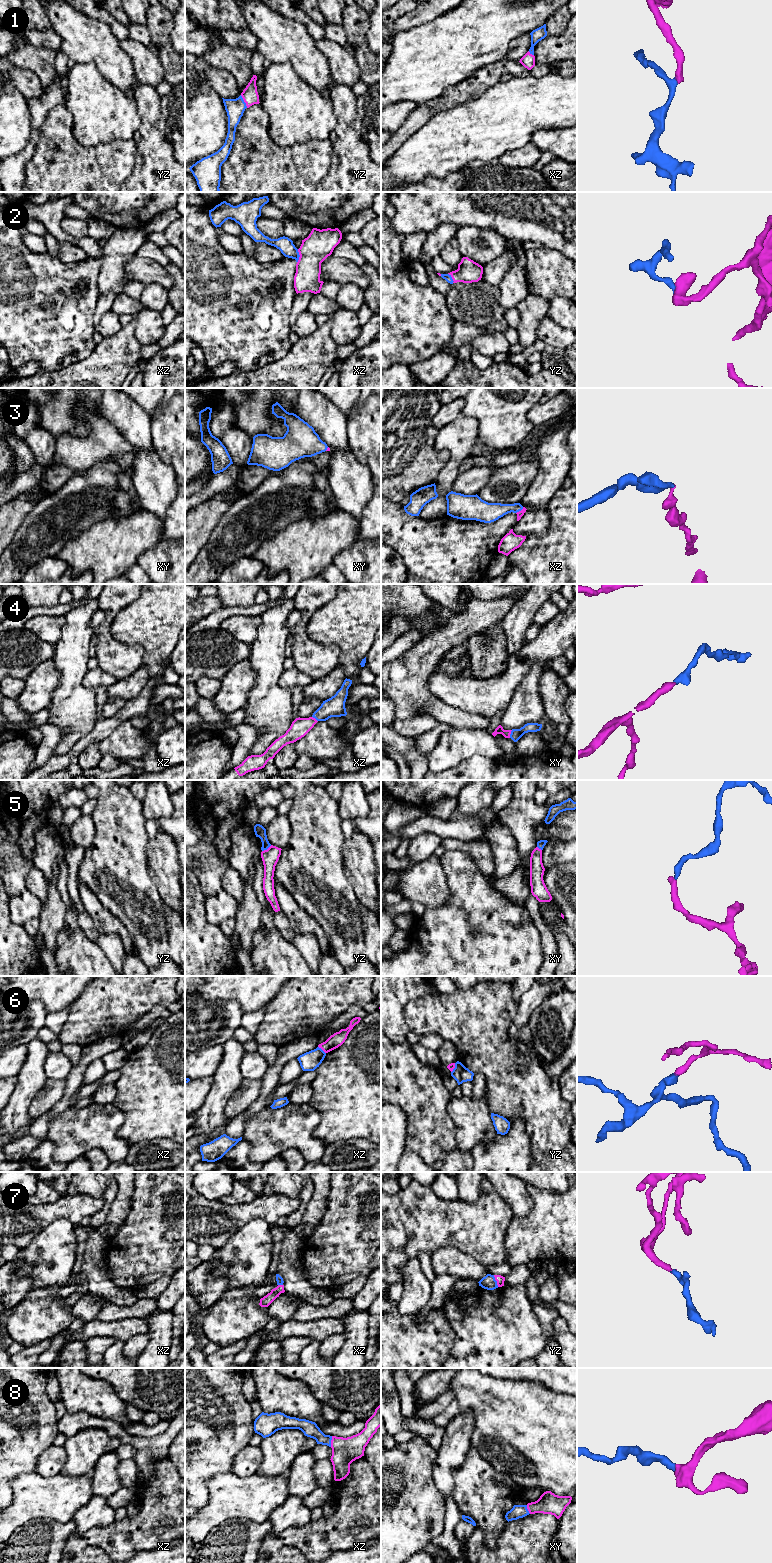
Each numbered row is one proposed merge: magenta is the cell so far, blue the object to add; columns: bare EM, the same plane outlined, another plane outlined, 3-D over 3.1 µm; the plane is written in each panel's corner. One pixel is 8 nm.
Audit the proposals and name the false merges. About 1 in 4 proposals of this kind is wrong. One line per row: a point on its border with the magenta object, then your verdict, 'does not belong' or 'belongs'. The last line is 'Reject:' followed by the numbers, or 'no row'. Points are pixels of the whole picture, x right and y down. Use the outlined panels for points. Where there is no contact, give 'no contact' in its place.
1: yz (244, 101) | belongs
2: xz (300, 256) | belongs
3: xz (519, 511) | belongs
4: xy (510, 733) | belongs
5: yz (267, 849) | does not belong
6: xz (322, 1049) | does not belong
7: yz (496, 1280) | belongs
8: xz (331, 1441) | belongs
Reject: 5, 6

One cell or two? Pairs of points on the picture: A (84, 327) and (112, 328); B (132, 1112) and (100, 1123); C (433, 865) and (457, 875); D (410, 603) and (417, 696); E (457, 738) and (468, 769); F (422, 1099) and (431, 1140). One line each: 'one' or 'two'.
A: two
B: two
C: two
D: two
E: two
F: one

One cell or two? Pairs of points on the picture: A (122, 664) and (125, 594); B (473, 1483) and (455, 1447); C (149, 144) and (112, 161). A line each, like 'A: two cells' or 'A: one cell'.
A: one cell
B: two cells
C: two cells

